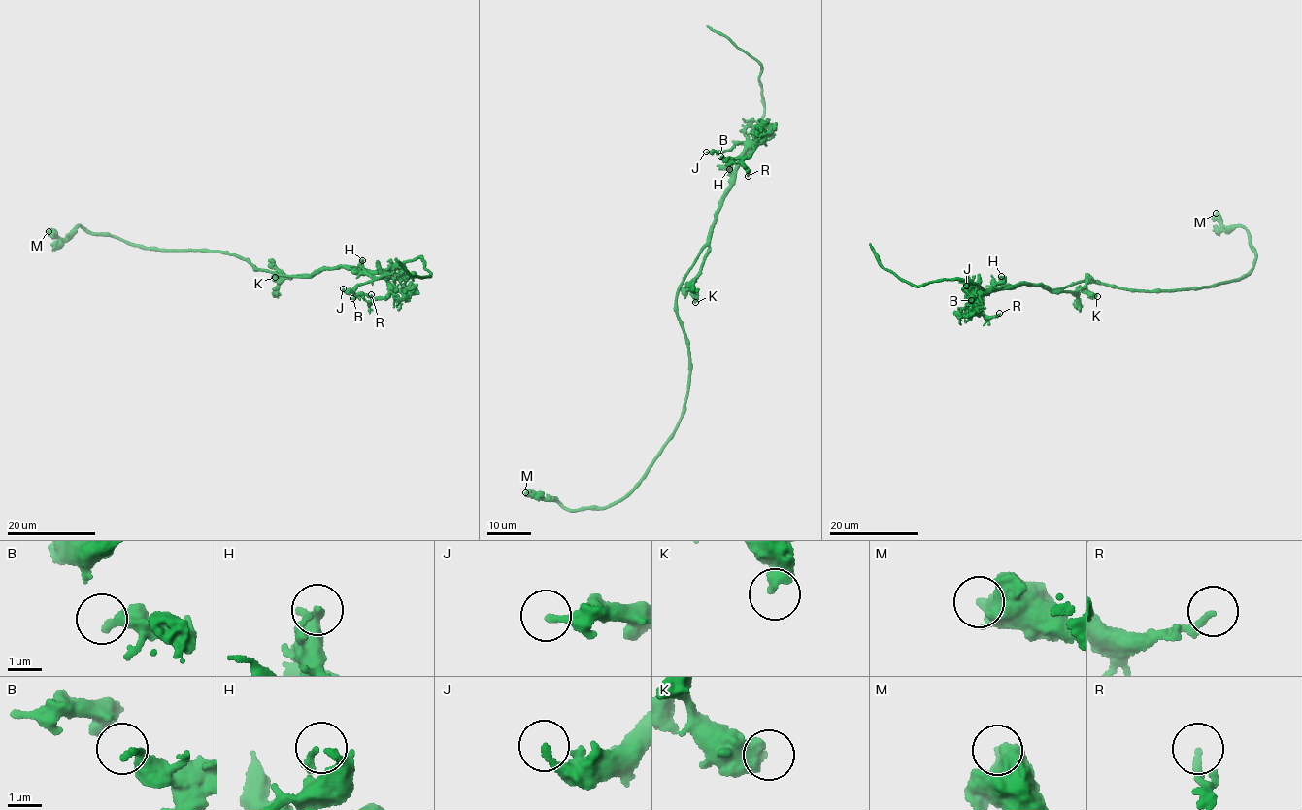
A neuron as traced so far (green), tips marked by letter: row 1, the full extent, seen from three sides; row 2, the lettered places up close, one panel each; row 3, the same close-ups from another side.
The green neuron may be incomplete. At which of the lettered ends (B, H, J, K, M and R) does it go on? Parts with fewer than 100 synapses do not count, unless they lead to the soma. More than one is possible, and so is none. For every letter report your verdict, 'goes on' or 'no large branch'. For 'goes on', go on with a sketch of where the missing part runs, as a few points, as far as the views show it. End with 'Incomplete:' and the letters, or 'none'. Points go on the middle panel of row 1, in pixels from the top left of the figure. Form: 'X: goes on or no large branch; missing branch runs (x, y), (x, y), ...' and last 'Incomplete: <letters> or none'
B: no large branch
H: no large branch
J: no large branch
K: no large branch
M: no large branch
R: no large branch
Incomplete: none

